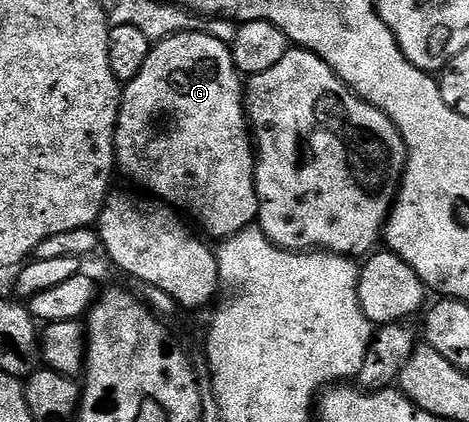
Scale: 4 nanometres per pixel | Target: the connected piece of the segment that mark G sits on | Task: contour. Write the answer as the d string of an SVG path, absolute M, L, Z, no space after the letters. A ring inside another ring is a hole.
M177 31L165 41L153 44L146 63L142 63L142 71L134 75L132 81L123 86L120 98L120 114L116 124L116 163L119 172L124 172L136 185L145 189L145 194L159 199L163 204L179 211L181 214L193 217L206 232L209 238L225 239L233 237L243 229L255 226L260 215L260 196L256 190L256 155L254 152L254 138L250 132L248 114L244 108L244 85L242 74L237 69L232 50L227 44L214 39L207 31Z

